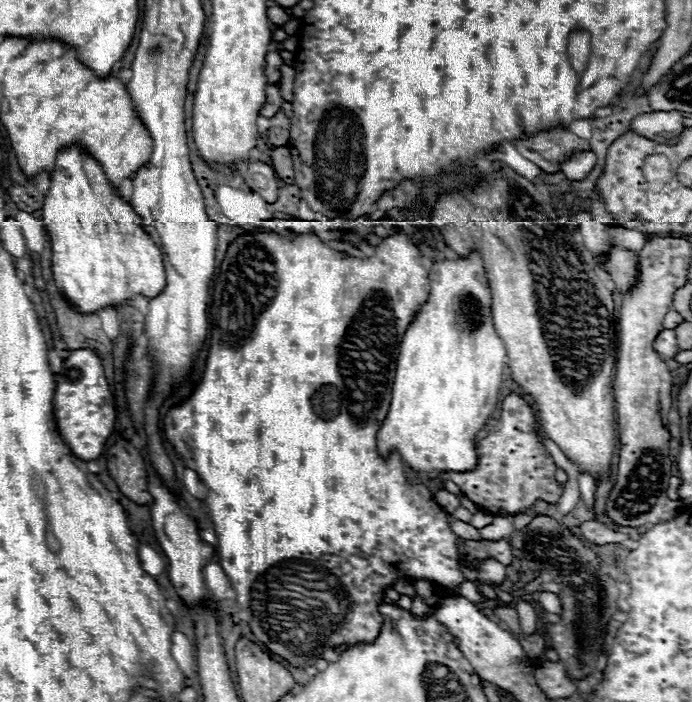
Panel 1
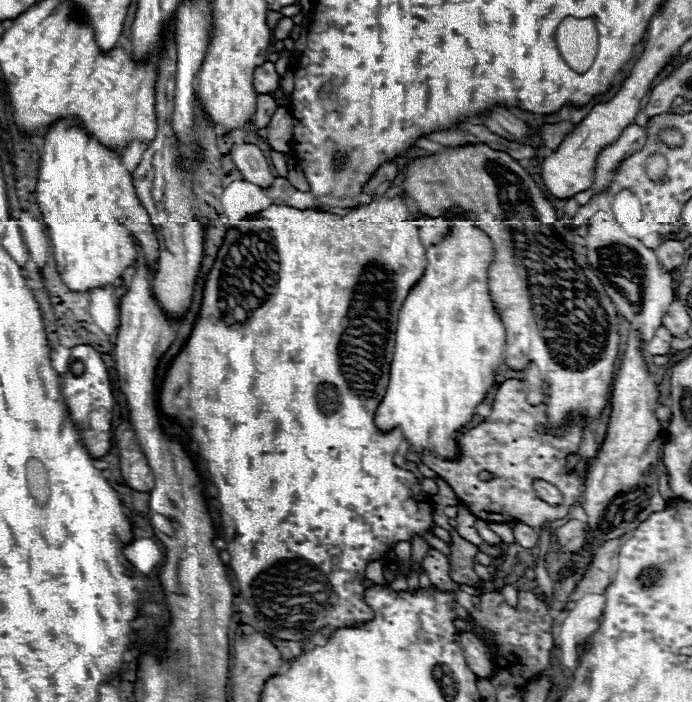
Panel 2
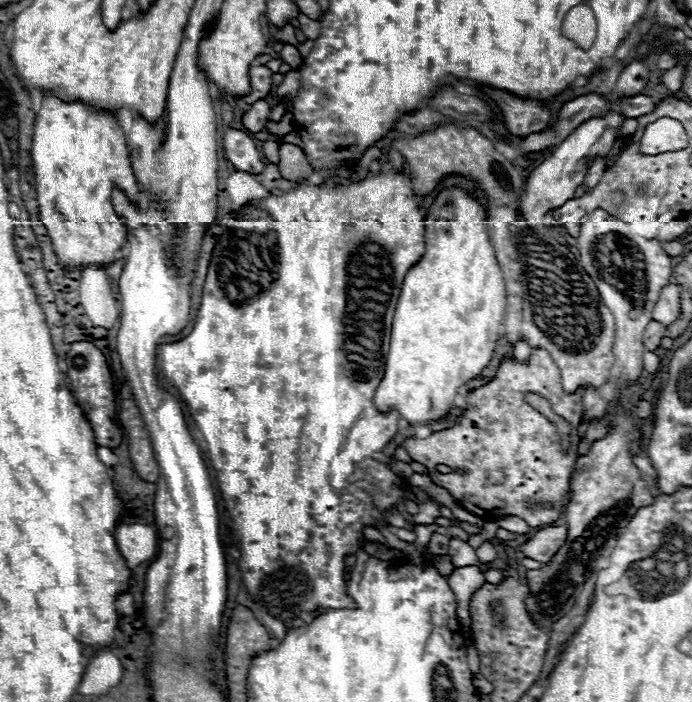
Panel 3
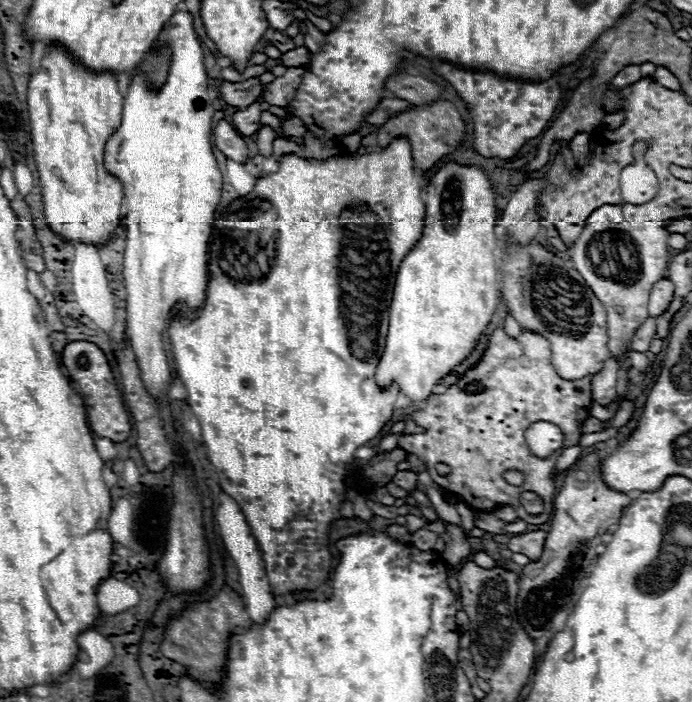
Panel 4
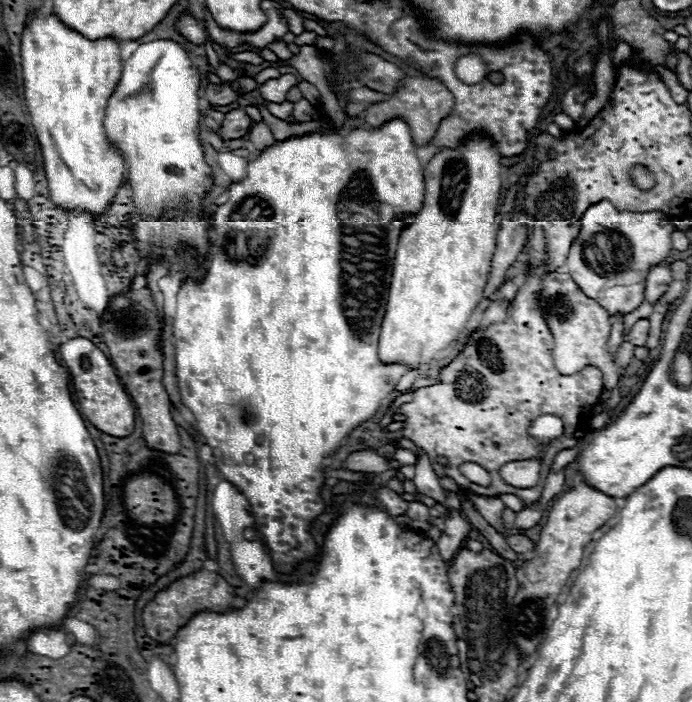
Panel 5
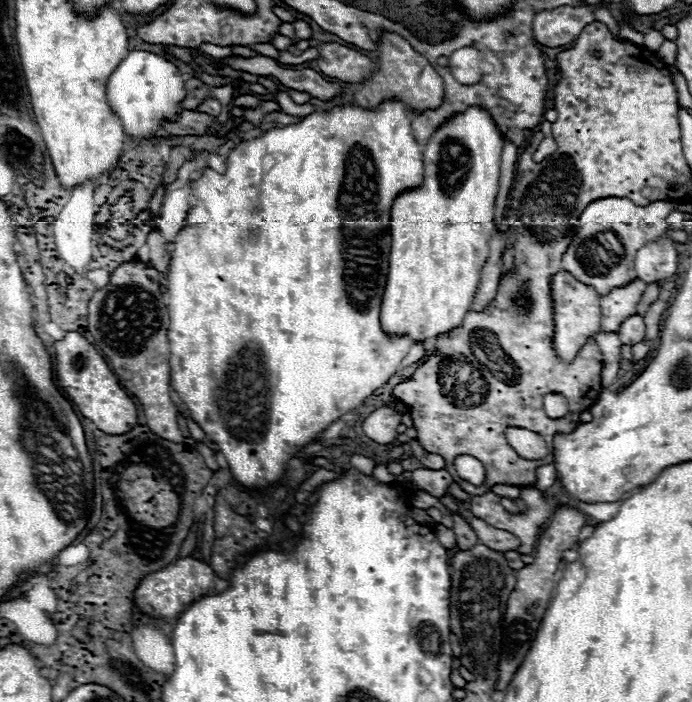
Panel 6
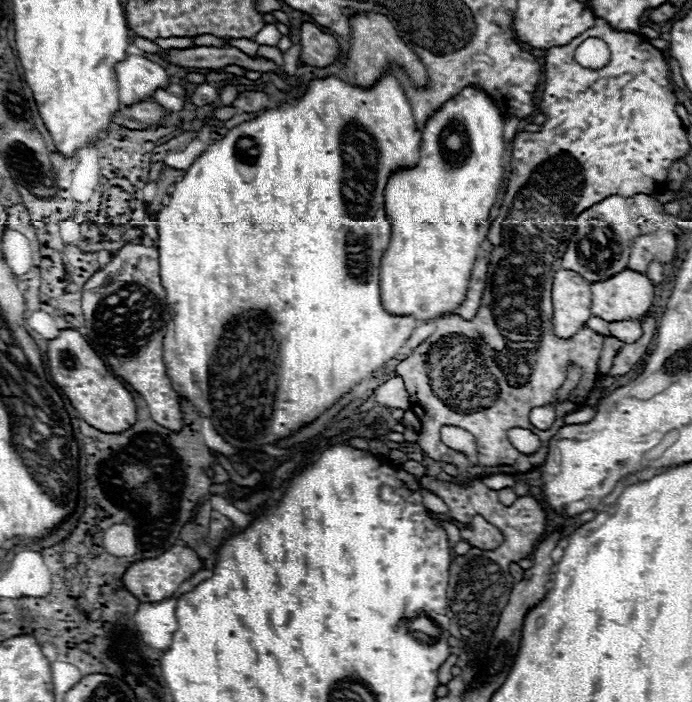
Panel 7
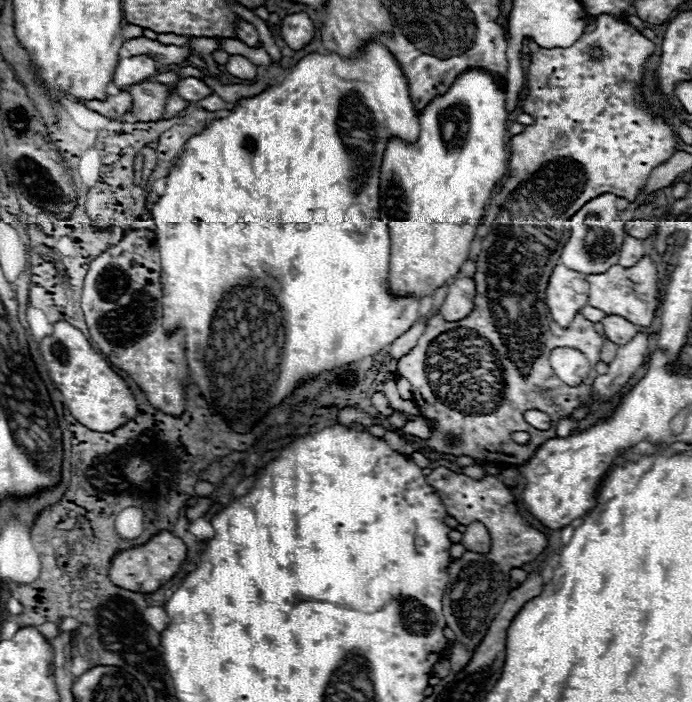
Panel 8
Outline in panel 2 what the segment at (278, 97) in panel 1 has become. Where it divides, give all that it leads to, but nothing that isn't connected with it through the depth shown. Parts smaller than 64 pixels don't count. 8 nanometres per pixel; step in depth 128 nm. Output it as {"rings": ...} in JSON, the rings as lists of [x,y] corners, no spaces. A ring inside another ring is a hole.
{"rings":[[[260,94],[258,102],[256,102],[256,114],[254,114],[254,124],[258,128],[266,128],[272,114],[276,112],[278,102],[272,98],[272,94]]]}

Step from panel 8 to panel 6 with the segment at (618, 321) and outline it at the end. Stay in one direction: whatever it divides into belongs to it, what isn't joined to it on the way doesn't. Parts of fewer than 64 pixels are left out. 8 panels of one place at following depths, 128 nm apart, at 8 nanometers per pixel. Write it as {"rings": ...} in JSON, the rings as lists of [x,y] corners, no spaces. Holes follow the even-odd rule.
{"rings":[[[636,314],[636,316],[630,316],[628,320],[624,320],[624,324],[618,330],[618,336],[620,336],[622,344],[634,346],[634,344],[638,344],[638,342],[644,340],[644,330],[646,330],[644,318]]]}

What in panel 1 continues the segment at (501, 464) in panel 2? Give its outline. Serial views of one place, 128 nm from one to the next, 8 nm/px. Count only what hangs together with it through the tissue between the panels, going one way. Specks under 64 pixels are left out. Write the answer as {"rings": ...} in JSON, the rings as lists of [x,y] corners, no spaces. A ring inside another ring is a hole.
{"rings":[[[518,394],[506,396],[496,430],[476,444],[478,468],[462,474],[448,472],[444,476],[452,480],[476,506],[492,514],[520,514],[536,500],[558,502],[562,488],[554,478],[556,466],[548,458],[546,448],[542,448],[534,428],[536,416],[528,402]]]}

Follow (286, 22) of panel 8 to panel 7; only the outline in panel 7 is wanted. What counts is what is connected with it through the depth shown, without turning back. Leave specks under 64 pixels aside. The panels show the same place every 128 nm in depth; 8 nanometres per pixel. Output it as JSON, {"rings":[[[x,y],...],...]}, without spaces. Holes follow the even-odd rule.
{"rings":[[[306,22],[300,28],[300,44],[302,44],[300,60],[318,68],[332,66],[344,54],[332,34],[324,34],[316,24],[310,22]]]}

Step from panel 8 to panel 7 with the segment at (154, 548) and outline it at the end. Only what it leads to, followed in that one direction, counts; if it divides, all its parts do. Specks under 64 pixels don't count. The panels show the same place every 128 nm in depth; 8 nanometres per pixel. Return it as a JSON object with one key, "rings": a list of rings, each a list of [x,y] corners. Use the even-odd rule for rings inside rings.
{"rings":[[[172,546],[168,552],[164,552],[158,558],[152,560],[138,560],[134,562],[128,572],[124,574],[124,586],[144,604],[148,602],[160,602],[166,598],[172,598],[178,594],[180,584],[190,578],[192,574],[196,574],[198,570],[202,570],[202,560],[196,556],[194,550],[190,548],[182,548],[182,546]]]}

